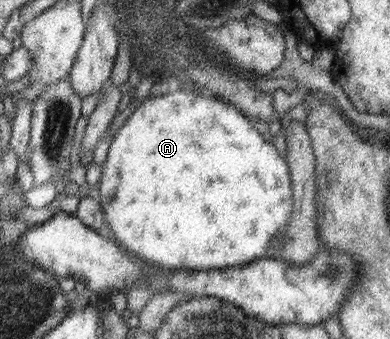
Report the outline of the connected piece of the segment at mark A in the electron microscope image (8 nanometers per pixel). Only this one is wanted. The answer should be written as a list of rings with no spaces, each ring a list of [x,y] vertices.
[[[189,91],[152,95],[136,108],[123,126],[115,132],[113,138],[106,140],[104,145],[108,148],[108,154],[102,164],[100,195],[97,199],[105,213],[105,222],[108,222],[114,235],[113,240],[116,240],[120,247],[148,262],[153,260],[166,268],[192,272],[242,268],[266,258],[270,242],[285,228],[293,213],[293,180],[289,163],[284,160],[284,156],[278,154],[278,150],[268,140],[260,136],[260,132],[252,126],[246,115],[224,98]]]

